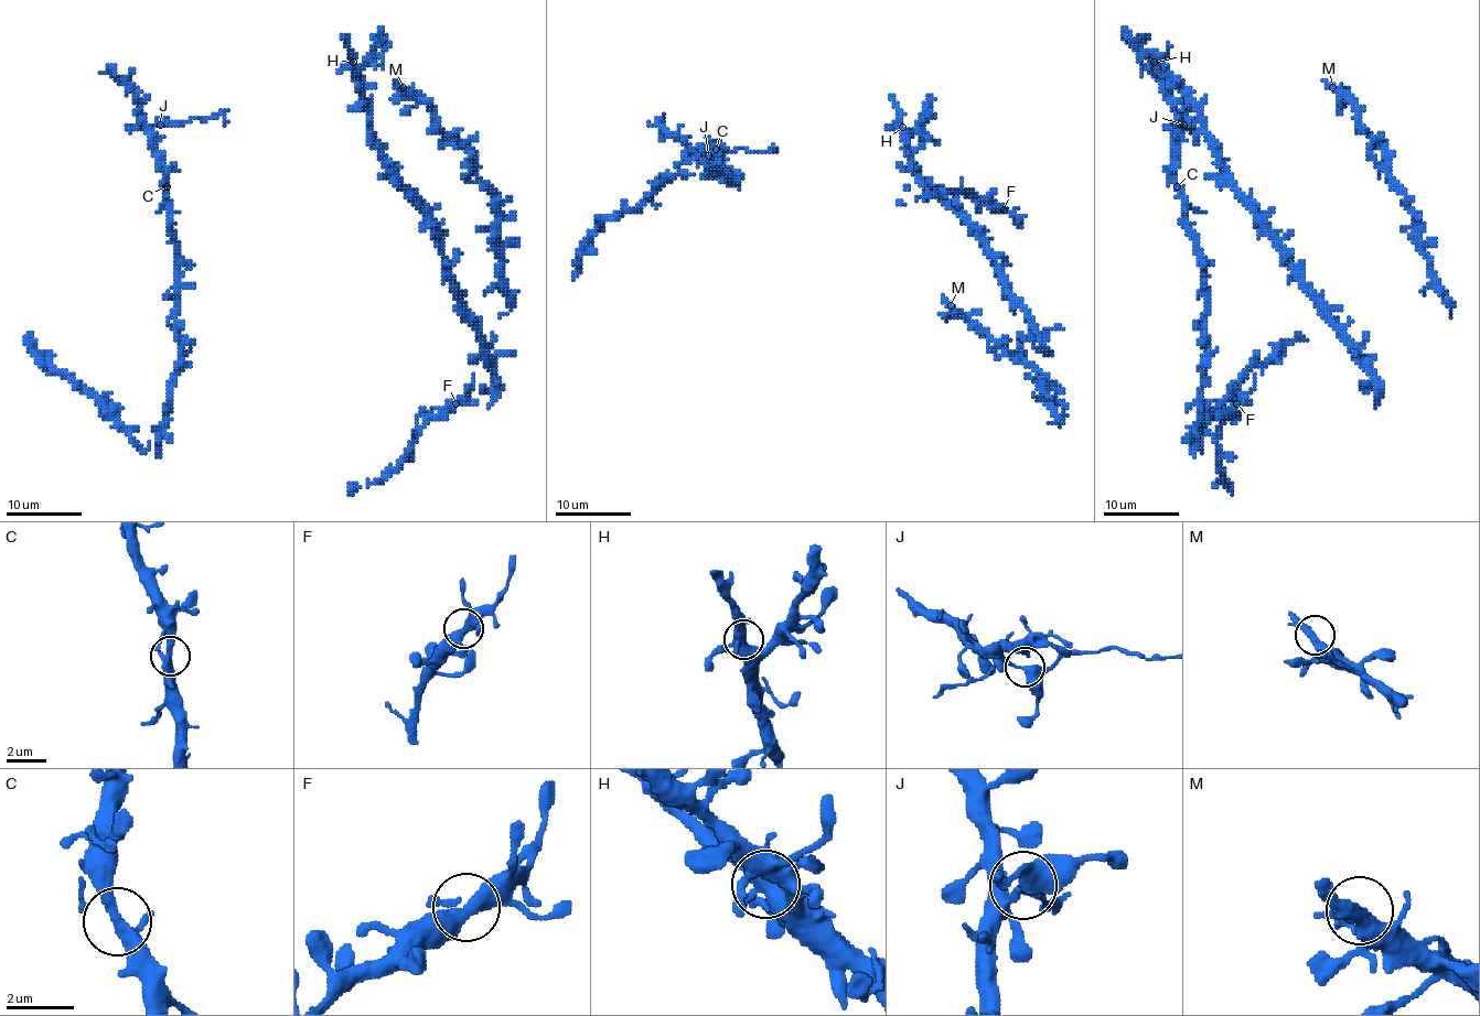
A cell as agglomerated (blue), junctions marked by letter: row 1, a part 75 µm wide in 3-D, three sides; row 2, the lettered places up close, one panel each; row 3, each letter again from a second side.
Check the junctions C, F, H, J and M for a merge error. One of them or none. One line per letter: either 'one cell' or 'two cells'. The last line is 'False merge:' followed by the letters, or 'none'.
C: one cell
F: one cell
H: one cell
J: two cells
M: one cell
False merge: J

